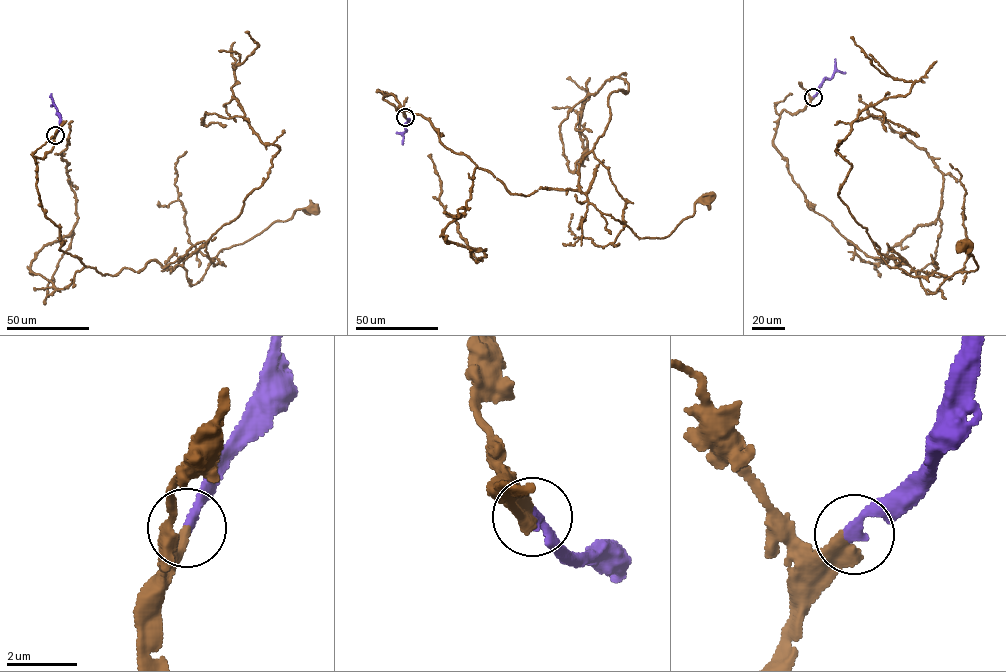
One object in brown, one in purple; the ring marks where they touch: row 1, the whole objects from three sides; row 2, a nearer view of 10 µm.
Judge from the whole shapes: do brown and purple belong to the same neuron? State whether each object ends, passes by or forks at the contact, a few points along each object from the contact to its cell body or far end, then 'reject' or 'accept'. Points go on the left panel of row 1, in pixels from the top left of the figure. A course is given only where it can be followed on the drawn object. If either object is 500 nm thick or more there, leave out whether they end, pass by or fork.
brown ends there; purple ends there; brown runs (55, 135), (35, 157), (42, 209), (59, 249), (103, 275), (165, 267), (202, 241), (214, 265), (313, 207); purple runs (55, 135), (60, 118), (51, 93); accept

